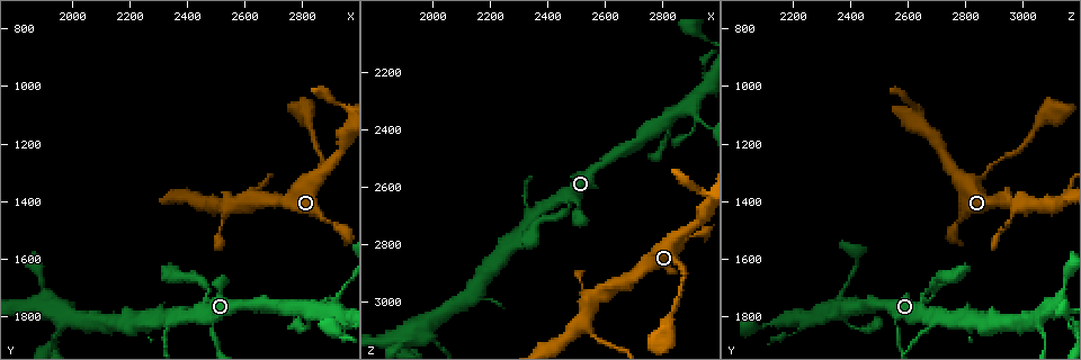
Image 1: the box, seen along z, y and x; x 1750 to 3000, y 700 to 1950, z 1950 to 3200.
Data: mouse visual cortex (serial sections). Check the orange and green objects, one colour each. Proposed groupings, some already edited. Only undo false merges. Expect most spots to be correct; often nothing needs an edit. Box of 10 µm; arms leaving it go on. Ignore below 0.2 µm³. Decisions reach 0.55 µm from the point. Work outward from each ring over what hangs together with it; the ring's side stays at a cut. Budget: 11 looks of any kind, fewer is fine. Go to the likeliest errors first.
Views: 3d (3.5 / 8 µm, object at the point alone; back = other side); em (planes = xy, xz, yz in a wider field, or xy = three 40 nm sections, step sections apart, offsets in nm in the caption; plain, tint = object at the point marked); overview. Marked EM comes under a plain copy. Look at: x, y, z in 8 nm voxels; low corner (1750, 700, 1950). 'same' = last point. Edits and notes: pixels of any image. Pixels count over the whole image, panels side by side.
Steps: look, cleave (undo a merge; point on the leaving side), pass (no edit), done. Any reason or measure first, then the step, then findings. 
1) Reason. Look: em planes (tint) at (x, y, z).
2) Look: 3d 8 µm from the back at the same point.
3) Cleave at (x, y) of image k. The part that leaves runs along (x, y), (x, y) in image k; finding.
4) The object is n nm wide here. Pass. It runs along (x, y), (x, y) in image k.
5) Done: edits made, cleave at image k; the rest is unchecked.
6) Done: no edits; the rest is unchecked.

Sudden change in width. Look: 3d 3.5 µm at (2860, 1290, 2870).

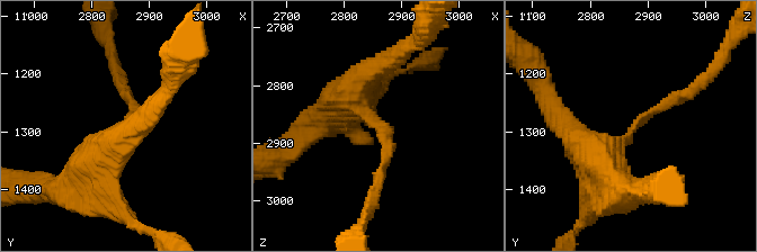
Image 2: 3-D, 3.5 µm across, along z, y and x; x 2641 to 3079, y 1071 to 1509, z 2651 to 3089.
The arms are 150, 500 nm wide. Look: em planes (tint) at (2865, 1295, 2870).

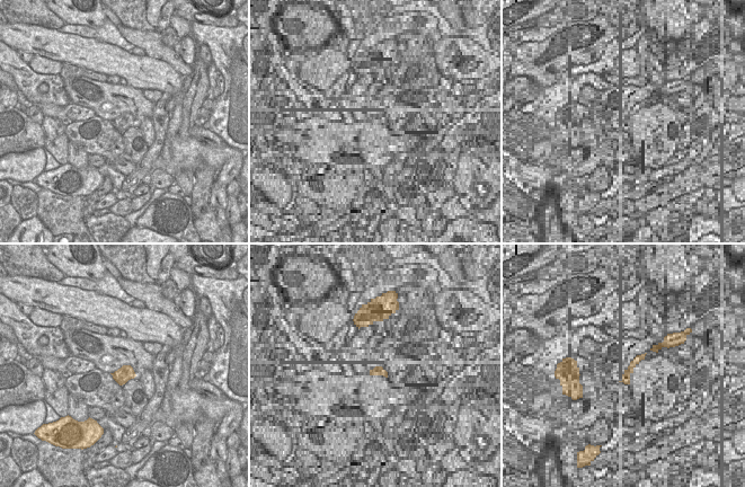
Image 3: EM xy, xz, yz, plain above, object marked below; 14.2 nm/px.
The object is 220 nm wide here. Pass. It runs along (612, 191), (608, 158), (640, 119), (689, 91) in image 2; continuous, no second cell.

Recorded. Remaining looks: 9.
Branch point. Look: 3d 3.5 µm at (2360, 1800, 2690).

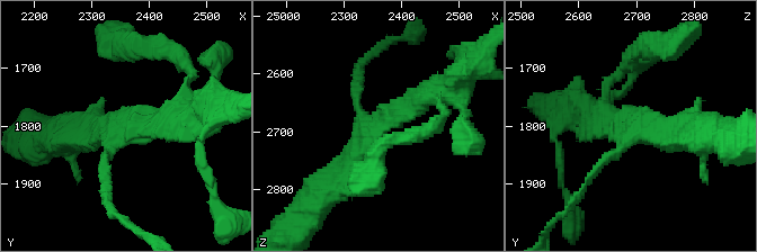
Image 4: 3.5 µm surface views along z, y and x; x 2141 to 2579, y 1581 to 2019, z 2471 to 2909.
3 arms meet here; the arms are 150, 250, 300 nm wide. Look: em xy step 5 (tint) at (2360, 1800, 2690).

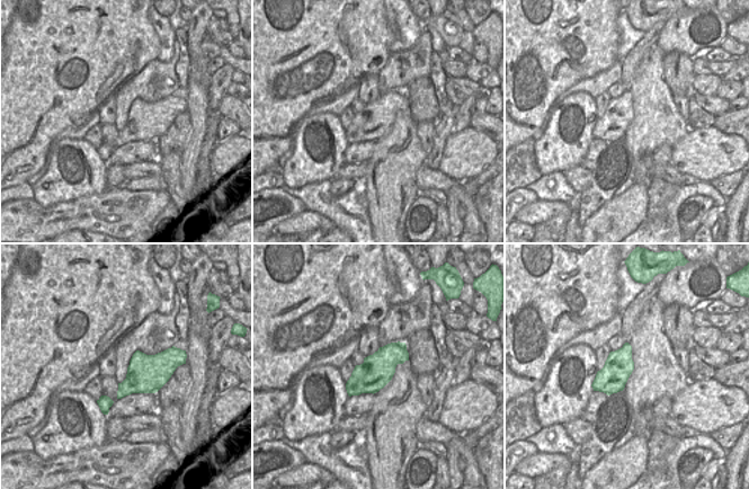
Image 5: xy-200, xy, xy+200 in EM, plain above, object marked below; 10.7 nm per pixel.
Look: em xy step 2 (tint) at the same point.

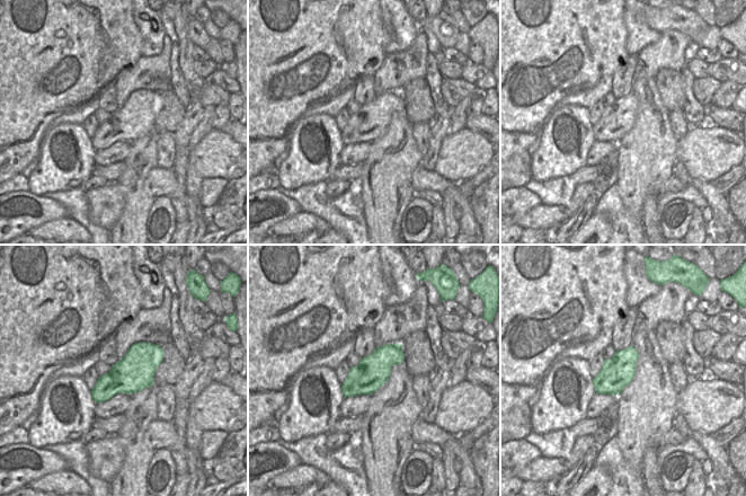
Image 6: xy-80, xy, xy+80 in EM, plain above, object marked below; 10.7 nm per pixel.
Pass. It runs along (443, 87), (367, 135), (332, 181) in image 4; one cell here.

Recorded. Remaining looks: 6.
Thick turns thin. Look: 3d 8 µm at (1910, 1770, 3120).

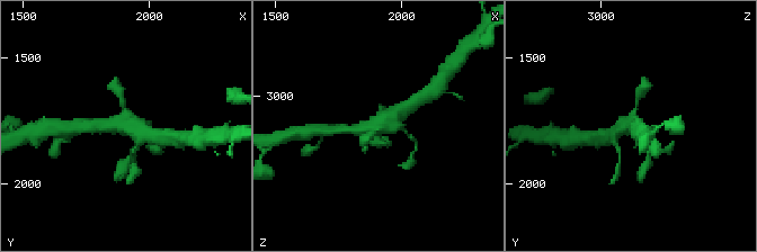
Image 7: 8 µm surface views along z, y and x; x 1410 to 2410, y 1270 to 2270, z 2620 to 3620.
Look: em xy step 2 (tint) at the same point.

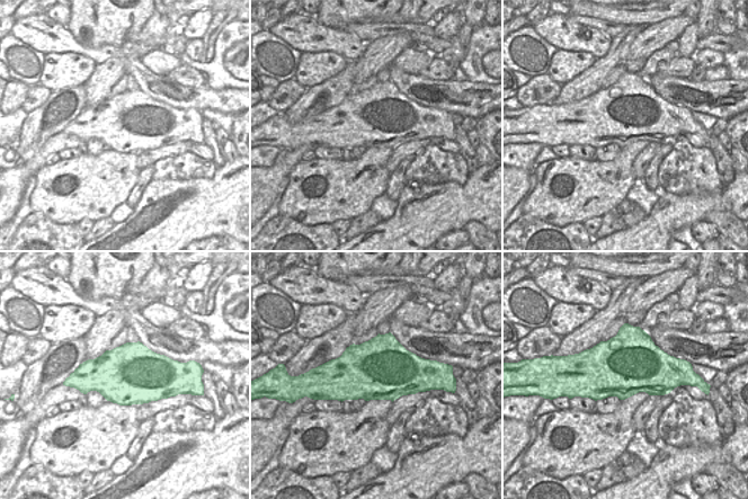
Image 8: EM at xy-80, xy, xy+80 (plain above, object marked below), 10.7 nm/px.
Pass. It runs along (403, 108), (376, 127), (346, 129) in image 7; continuous, no second cell.

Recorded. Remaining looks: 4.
Two arms in line, one across. Look: em planes (tint) at (2880, 1780, 2330).

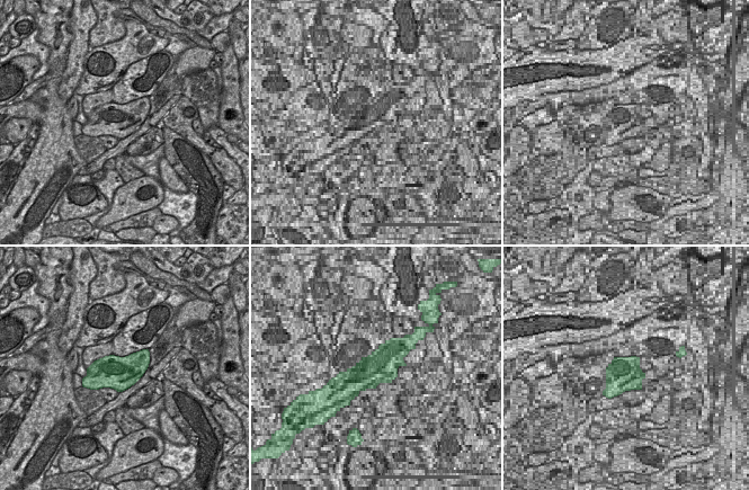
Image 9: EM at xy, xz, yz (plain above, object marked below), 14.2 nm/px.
Wider look. Look: 3d 3.5 µm from the back at the same point.

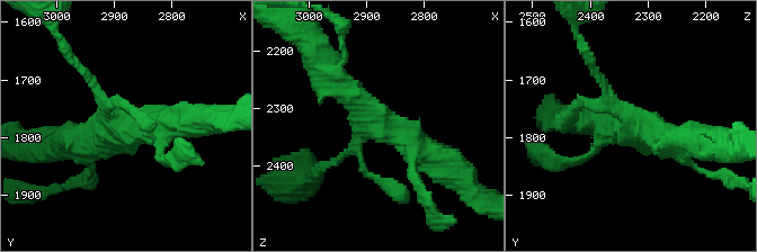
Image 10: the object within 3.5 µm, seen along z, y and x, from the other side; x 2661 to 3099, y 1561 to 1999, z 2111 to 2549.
Pass. It runs along (443, 162), (384, 127), (326, 72) in image 10; continuous, no second cell.

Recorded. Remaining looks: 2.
Done: no edits; the rest is unchecked.

